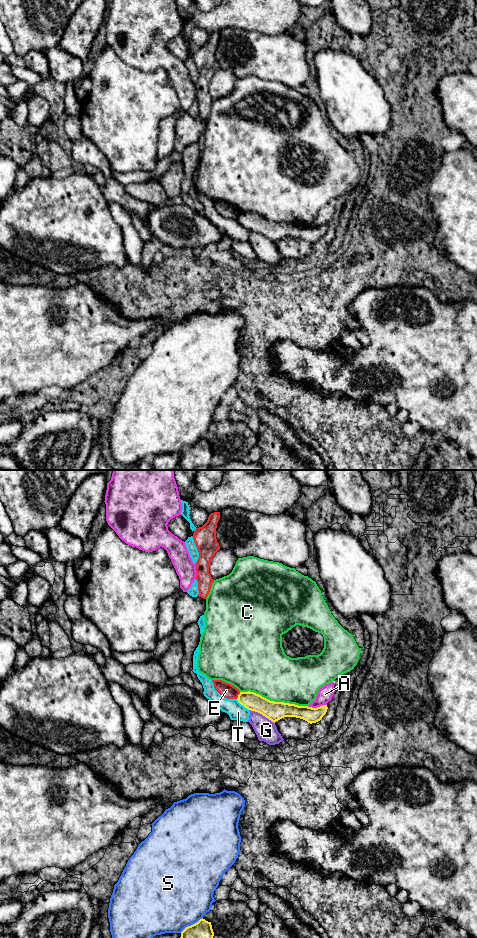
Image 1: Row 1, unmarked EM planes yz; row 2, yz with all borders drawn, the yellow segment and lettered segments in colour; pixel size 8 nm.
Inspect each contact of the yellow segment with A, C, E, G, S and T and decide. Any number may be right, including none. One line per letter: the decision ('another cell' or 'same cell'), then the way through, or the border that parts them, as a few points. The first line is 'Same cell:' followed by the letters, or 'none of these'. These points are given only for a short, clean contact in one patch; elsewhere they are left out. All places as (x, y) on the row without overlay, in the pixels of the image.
Same cell: none of these
A: another cell
C: another cell
E: another cell | along yz (240, 212), (236, 218)
G: another cell
S: another cell
T: another cell

